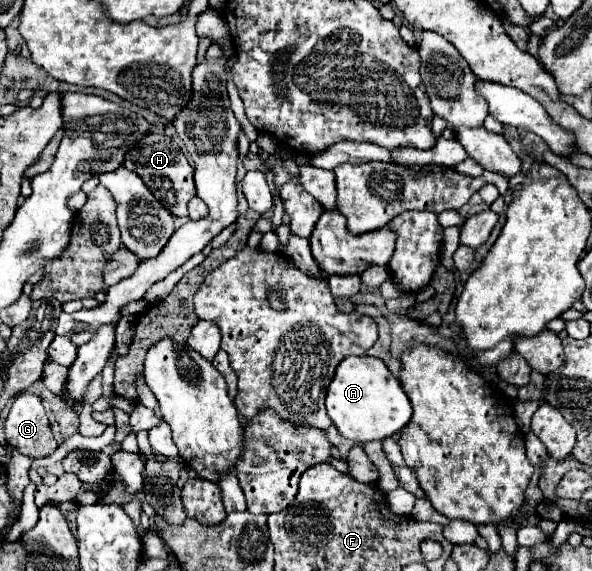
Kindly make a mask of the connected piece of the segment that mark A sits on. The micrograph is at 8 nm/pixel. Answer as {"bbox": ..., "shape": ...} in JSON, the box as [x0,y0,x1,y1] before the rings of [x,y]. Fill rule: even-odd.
{"bbox":[326,356,412,444],"shape":[[[348,356],[338,364],[334,380],[328,386],[326,410],[328,410],[330,420],[338,428],[338,432],[344,438],[360,442],[360,444],[366,444],[372,440],[384,440],[384,438],[396,434],[398,430],[402,430],[412,418],[412,404],[410,404],[406,392],[402,390],[400,382],[394,378],[394,374],[388,370],[388,366],[380,358],[372,358],[372,356]]]}

